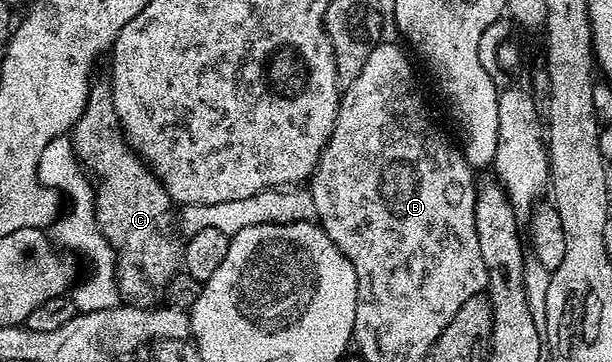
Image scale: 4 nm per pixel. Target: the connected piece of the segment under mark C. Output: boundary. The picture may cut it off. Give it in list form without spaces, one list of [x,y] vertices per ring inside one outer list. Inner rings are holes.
[[[96,79],[91,86],[91,93],[85,102],[81,118],[77,118],[74,128],[69,133],[71,145],[75,147],[75,156],[80,164],[93,177],[95,188],[95,221],[99,232],[115,250],[115,281],[119,295],[128,304],[139,308],[154,308],[164,299],[167,284],[181,268],[181,244],[167,233],[167,215],[173,212],[173,201],[161,186],[150,168],[144,164],[138,152],[127,143],[123,128],[113,106],[113,94],[106,79]]]

